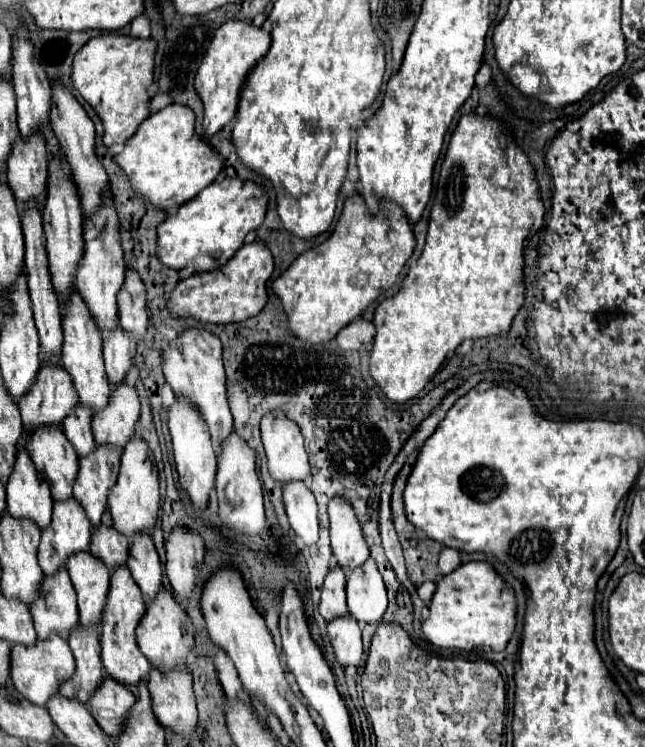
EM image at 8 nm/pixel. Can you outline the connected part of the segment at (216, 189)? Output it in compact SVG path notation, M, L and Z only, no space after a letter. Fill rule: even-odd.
M218 178L176 212L168 214L158 226L158 260L176 270L194 268L196 272L206 272L220 268L244 244L246 234L264 222L266 206L268 190L262 184L242 182L240 178ZM258 200L264 200L264 206Z

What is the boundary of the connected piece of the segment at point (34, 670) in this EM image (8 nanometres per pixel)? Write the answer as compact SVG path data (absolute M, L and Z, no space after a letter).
M50 634L46 640L38 640L32 646L12 644L10 650L10 678L20 694L24 694L30 702L38 706L46 706L48 698L58 692L60 682L68 680L74 674L74 658L68 642L58 636Z

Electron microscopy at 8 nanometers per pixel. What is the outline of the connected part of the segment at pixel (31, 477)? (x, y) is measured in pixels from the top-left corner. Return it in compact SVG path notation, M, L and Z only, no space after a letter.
M18 442L16 464L6 484L8 512L16 518L30 518L40 528L44 528L52 518L52 502L54 500L50 496L48 482L40 478L30 456Z

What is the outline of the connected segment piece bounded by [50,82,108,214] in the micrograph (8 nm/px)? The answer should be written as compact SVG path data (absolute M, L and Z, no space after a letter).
M50 82L52 88L52 102L50 102L50 122L52 122L52 130L60 142L60 148L66 156L68 168L72 172L72 178L78 184L78 192L82 196L82 210L84 214L92 214L94 210L100 208L100 192L104 190L104 186L108 184L108 174L102 166L102 162L96 156L96 134L94 134L94 124L92 120L86 116L84 108L80 106L80 102L72 96L72 92L60 84L60 82Z

